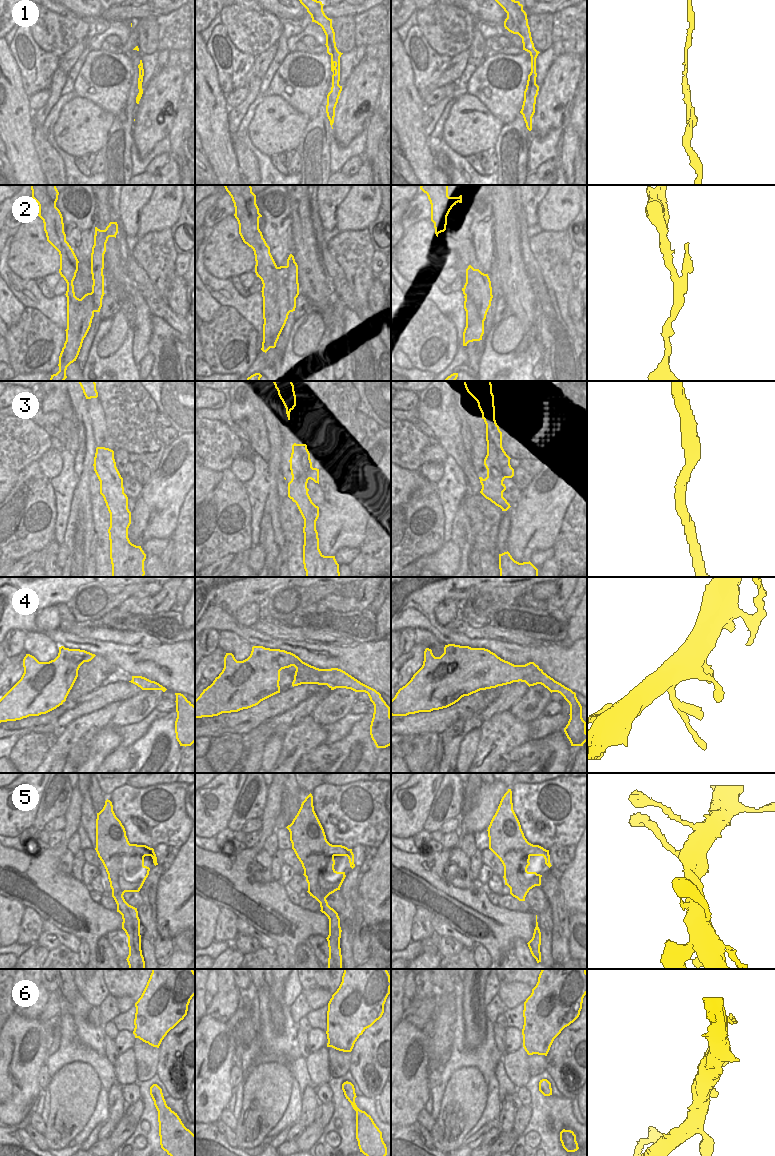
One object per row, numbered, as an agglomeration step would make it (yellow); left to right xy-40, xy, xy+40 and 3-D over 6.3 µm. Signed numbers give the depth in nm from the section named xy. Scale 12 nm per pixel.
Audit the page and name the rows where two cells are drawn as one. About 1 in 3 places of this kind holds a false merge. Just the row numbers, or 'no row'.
2, 5

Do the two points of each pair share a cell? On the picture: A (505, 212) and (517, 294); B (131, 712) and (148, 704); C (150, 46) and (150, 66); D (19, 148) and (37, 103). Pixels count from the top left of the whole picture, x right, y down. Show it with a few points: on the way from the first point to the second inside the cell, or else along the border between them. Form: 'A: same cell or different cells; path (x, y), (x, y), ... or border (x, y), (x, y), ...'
A: same cell; path (505, 232), (506, 256), (511, 274)
B: same cell; path (135, 709), (144, 704)
C: different cells; border (157, 49), (150, 53), (141, 54)
D: different cells; border (29, 97), (29, 107), (33, 111)

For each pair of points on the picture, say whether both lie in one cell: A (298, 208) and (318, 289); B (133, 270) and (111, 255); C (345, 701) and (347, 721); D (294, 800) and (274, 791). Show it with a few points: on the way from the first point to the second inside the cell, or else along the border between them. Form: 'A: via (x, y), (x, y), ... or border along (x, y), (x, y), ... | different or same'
A: via (302, 228), (306, 255), (311, 269) | same
B: border along (117, 243), (121, 260), (135, 287) | different
C: border along (350, 711), (338, 720), (325, 725) | different
D: border along (284, 791), (282, 794), (281, 810), (276, 817) | different

